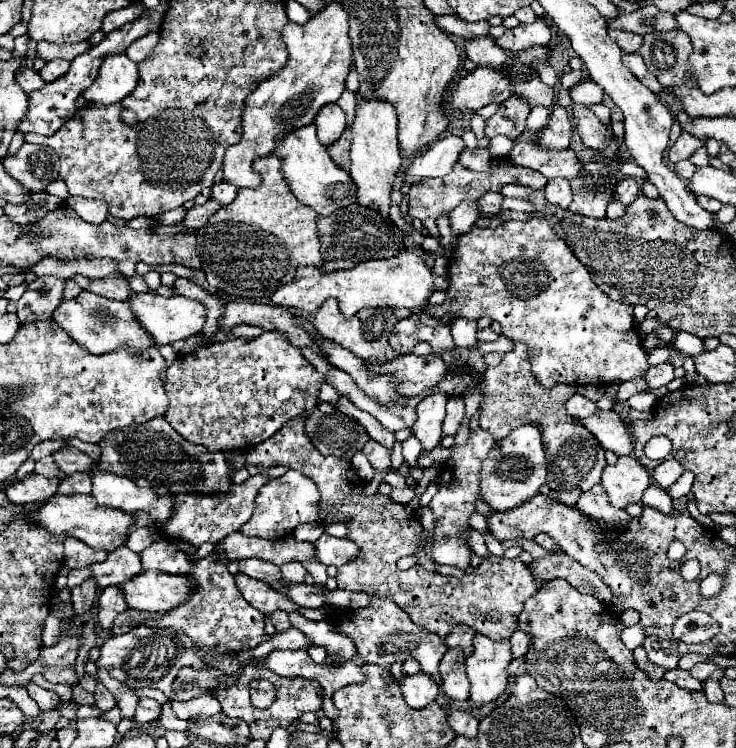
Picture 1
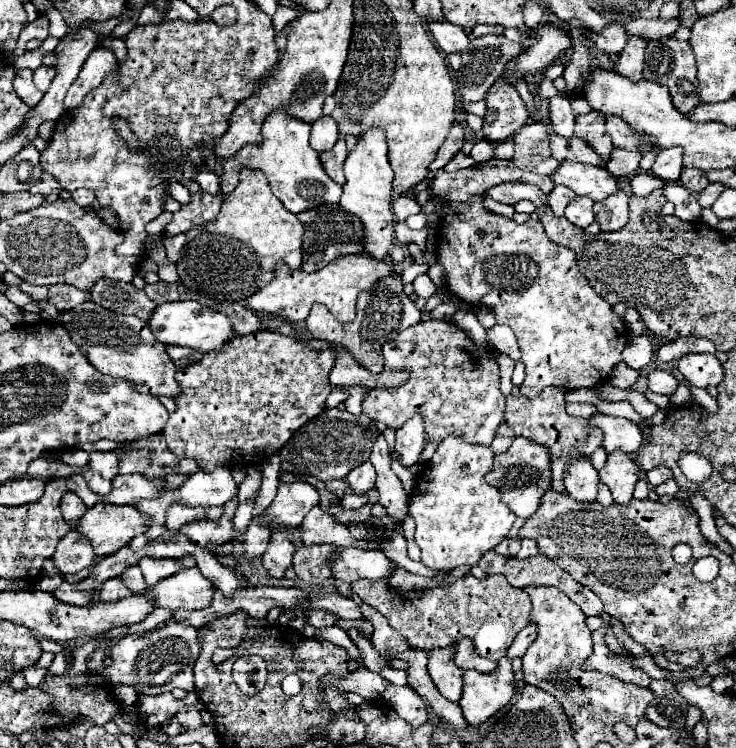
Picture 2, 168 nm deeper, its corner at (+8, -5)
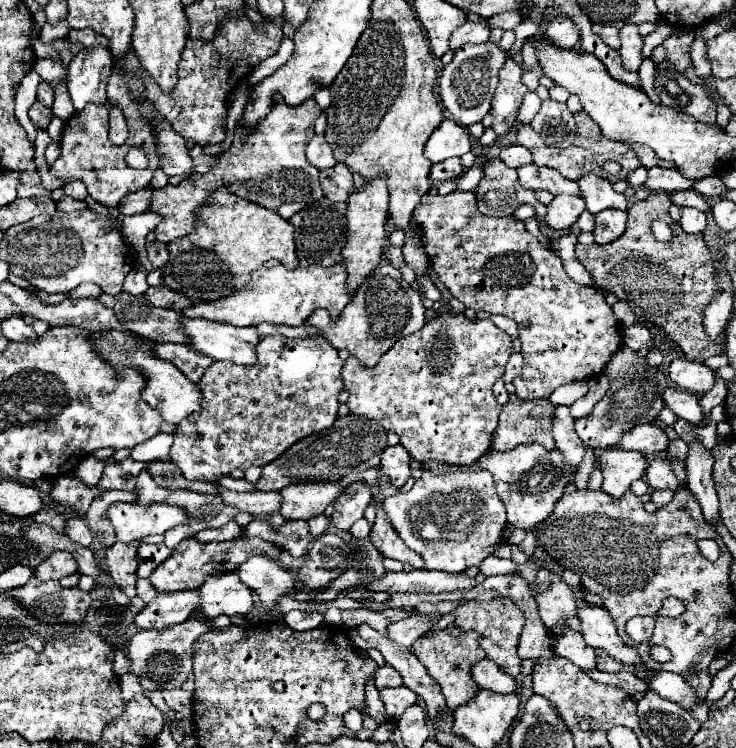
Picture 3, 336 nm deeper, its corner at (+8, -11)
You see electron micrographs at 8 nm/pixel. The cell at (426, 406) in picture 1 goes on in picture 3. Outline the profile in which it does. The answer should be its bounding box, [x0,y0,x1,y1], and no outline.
[380,445,410,489]

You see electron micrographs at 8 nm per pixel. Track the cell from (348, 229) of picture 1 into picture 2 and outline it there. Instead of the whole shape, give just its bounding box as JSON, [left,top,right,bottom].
[298,205,364,271]

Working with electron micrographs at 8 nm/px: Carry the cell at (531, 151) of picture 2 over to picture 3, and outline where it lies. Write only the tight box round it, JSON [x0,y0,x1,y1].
[518,163,580,197]

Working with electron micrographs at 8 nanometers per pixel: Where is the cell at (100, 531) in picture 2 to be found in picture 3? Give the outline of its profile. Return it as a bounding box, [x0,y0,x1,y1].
[108,503,188,543]

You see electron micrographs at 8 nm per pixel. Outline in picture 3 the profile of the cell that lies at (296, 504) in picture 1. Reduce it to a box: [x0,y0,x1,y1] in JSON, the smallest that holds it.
[280,481,346,519]

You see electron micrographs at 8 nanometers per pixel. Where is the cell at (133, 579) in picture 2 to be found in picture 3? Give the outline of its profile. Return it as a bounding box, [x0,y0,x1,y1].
[138,579,158,605]

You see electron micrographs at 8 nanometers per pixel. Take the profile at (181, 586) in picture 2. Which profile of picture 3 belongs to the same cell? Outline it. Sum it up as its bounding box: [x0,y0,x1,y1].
[200,573,254,619]

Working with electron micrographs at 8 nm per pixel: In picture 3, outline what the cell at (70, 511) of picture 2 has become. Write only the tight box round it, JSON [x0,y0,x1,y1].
[64,517,92,547]

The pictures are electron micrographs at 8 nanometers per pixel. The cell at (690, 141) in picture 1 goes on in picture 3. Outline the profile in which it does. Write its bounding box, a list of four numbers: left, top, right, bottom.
[644,167,692,191]

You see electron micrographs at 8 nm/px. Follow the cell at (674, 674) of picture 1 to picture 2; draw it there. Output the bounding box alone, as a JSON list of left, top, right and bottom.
[646,679,688,729]

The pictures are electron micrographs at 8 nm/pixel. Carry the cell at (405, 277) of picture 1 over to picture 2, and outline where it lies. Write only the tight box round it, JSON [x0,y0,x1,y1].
[248,255,398,323]

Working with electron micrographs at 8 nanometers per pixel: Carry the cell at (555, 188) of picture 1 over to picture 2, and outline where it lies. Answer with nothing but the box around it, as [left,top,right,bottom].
[548,185,576,217]

